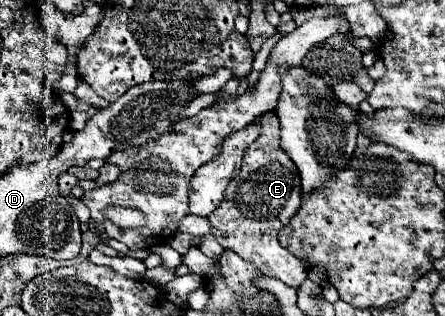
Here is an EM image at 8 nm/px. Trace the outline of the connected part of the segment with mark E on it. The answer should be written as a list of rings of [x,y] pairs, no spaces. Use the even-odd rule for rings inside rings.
[[[273,111],[263,113],[261,115],[261,135],[249,145],[247,153],[243,155],[243,167],[239,171],[239,175],[235,179],[231,179],[231,183],[225,189],[225,197],[219,203],[219,207],[209,215],[211,219],[211,233],[217,237],[217,241],[225,247],[225,249],[233,249],[235,253],[243,255],[243,259],[253,261],[255,265],[259,265],[259,269],[269,275],[275,277],[291,287],[299,287],[303,283],[303,279],[307,277],[305,271],[305,263],[299,261],[293,253],[289,253],[277,239],[279,229],[283,229],[291,217],[297,213],[299,205],[301,205],[301,179],[299,179],[299,171],[295,167],[295,163],[289,159],[289,155],[279,147],[279,119]]]

